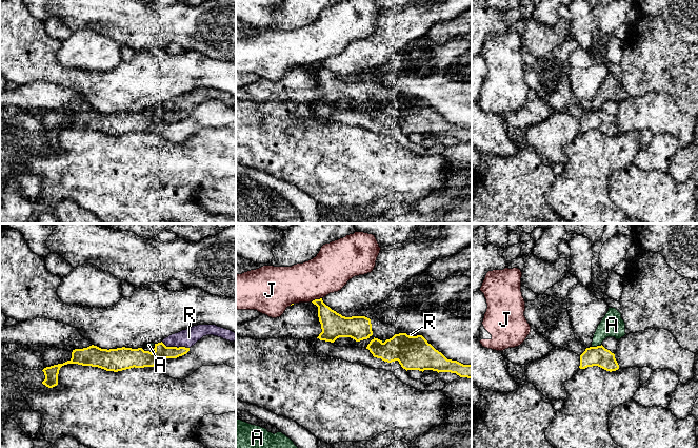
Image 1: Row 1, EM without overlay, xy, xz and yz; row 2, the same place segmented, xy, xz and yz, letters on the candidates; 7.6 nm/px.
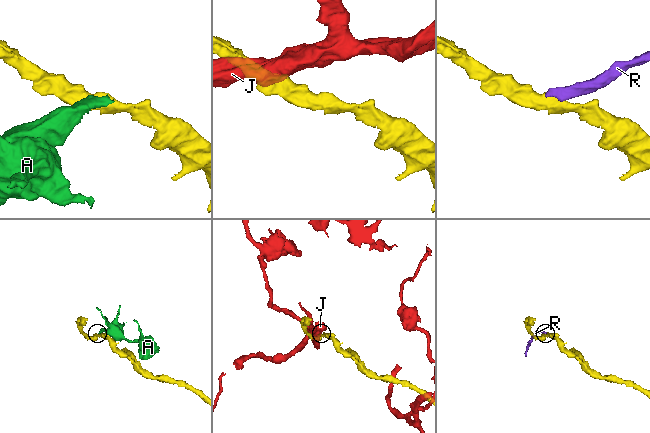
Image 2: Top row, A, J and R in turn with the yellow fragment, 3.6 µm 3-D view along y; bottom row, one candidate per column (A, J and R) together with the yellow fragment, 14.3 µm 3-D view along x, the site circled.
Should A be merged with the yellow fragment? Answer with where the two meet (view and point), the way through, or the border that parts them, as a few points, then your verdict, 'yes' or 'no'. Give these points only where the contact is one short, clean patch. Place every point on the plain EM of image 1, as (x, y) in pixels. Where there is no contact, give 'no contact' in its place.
meets yellow in yz at (597, 110); no

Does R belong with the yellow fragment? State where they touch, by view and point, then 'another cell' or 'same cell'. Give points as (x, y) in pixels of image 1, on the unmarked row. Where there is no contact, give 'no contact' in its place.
meets yellow in xy at (175, 111); another cell

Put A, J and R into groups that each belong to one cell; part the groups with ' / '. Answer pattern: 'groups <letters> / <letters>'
groups A R / J

